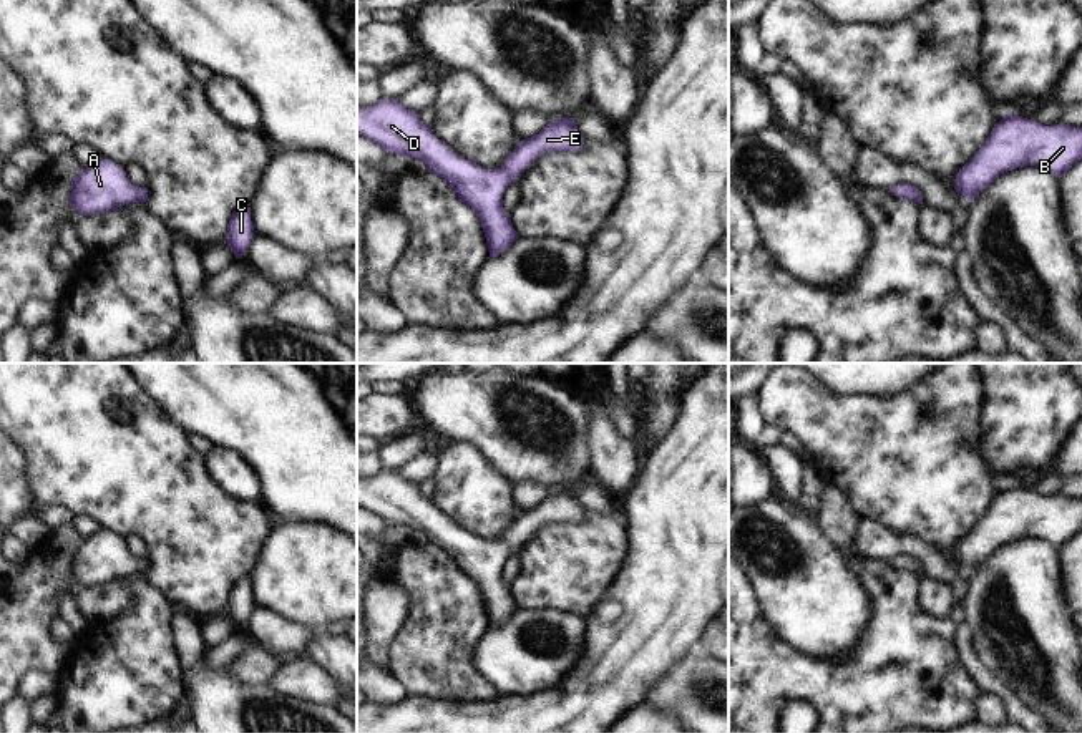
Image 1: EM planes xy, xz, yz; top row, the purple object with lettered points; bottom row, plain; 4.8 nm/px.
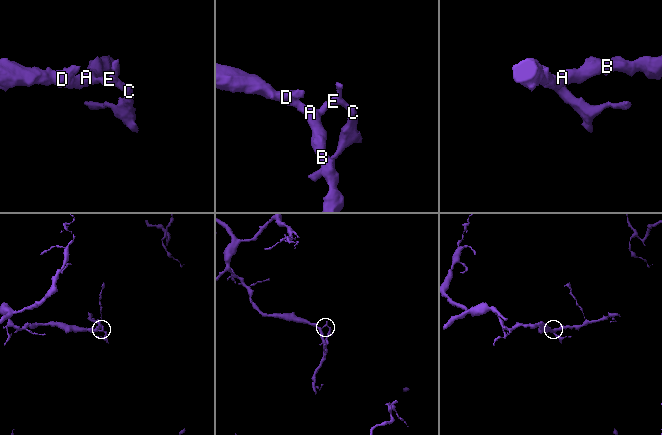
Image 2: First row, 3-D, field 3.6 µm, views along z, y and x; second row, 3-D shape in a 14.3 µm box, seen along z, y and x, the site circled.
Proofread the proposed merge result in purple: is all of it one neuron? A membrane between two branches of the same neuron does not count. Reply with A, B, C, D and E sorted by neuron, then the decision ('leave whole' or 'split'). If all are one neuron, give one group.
A B C D E; leave whole

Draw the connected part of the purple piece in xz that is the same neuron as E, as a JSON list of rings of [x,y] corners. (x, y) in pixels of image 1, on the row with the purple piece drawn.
[[[378,100],[373,106],[357,106],[357,134],[375,143],[383,151],[393,151],[395,156],[412,156],[426,164],[428,172],[435,172],[455,191],[458,199],[471,207],[480,217],[490,257],[500,255],[519,235],[513,229],[509,214],[503,209],[503,194],[511,182],[518,182],[521,174],[544,153],[582,149],[584,139],[576,131],[576,118],[561,118],[549,121],[531,139],[521,139],[513,153],[504,159],[501,169],[485,169],[476,163],[465,159],[445,146],[430,126],[420,121],[420,114],[403,108],[397,100]]]

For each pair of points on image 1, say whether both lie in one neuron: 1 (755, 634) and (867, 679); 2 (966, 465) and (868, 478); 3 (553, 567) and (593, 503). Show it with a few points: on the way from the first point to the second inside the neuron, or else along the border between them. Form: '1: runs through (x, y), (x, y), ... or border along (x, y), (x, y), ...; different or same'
1: runs through (784, 662), (802, 679), (838, 679); same
2: runs through (941, 466), (913, 466), (908, 471), (893, 471); same
3: border along (584, 509), (611, 513); different

